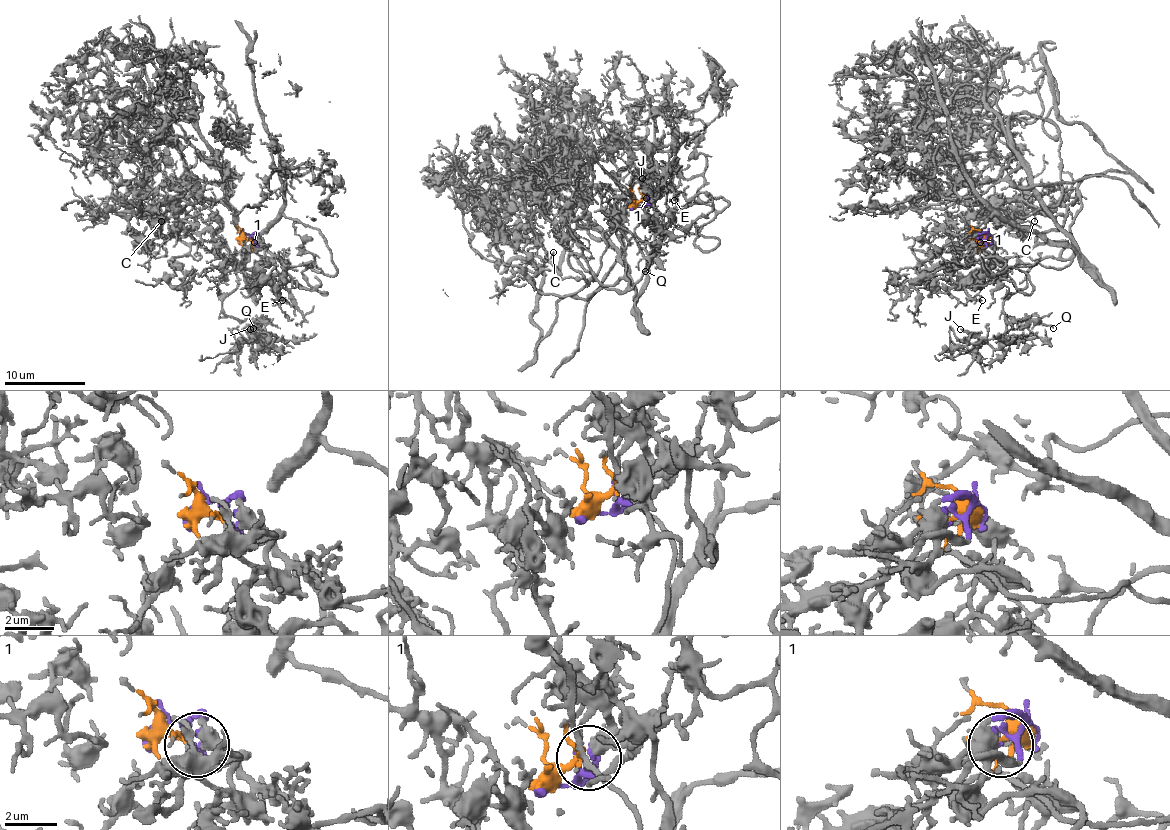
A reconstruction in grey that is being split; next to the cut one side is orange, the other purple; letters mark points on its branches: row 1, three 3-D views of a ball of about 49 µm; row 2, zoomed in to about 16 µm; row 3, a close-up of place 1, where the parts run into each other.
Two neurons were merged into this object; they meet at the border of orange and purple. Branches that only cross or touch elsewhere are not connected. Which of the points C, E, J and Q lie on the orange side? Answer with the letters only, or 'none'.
C, J, Q

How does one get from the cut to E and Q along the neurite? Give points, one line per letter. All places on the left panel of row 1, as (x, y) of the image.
E: (240, 238), (248, 236), (264, 248), (258, 266), (262, 276), (283, 301)
Q: (240, 238), (270, 264), (246, 268), (234, 258), (238, 284), (222, 307), (240, 321), (248, 315), (252, 327)

